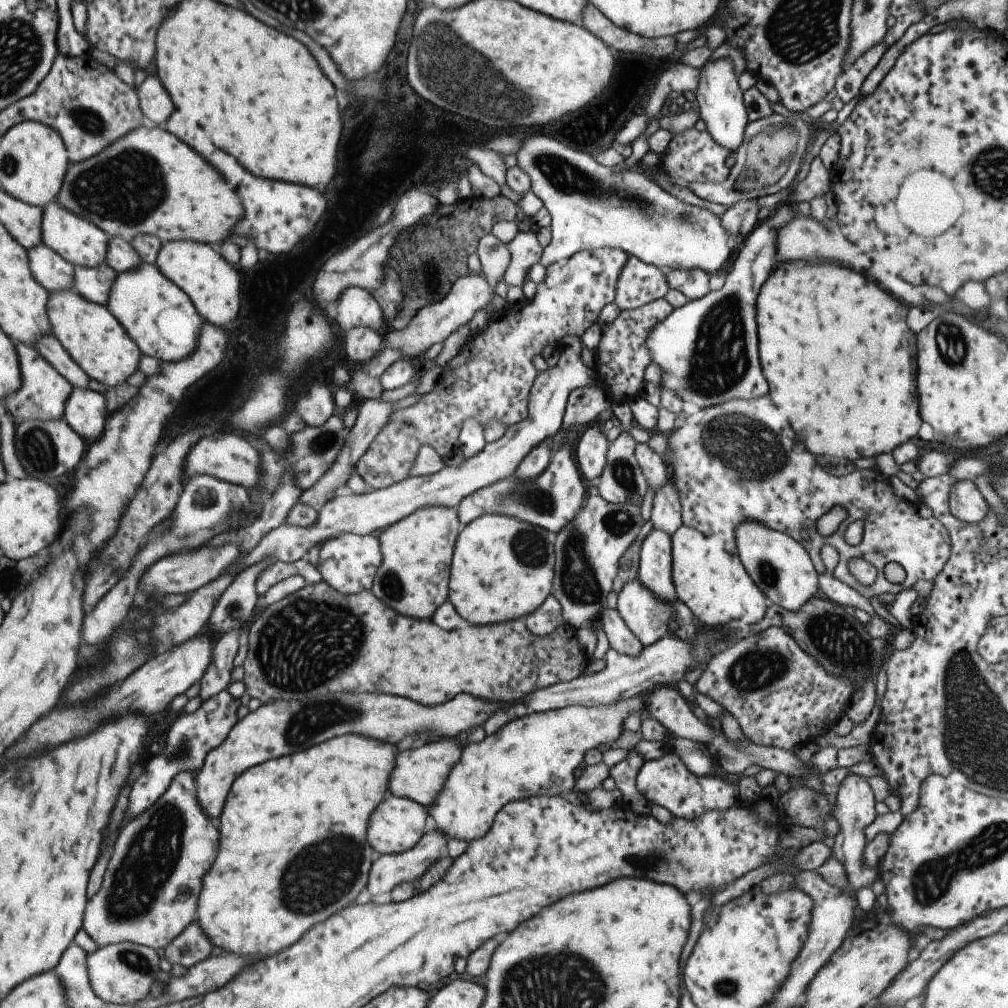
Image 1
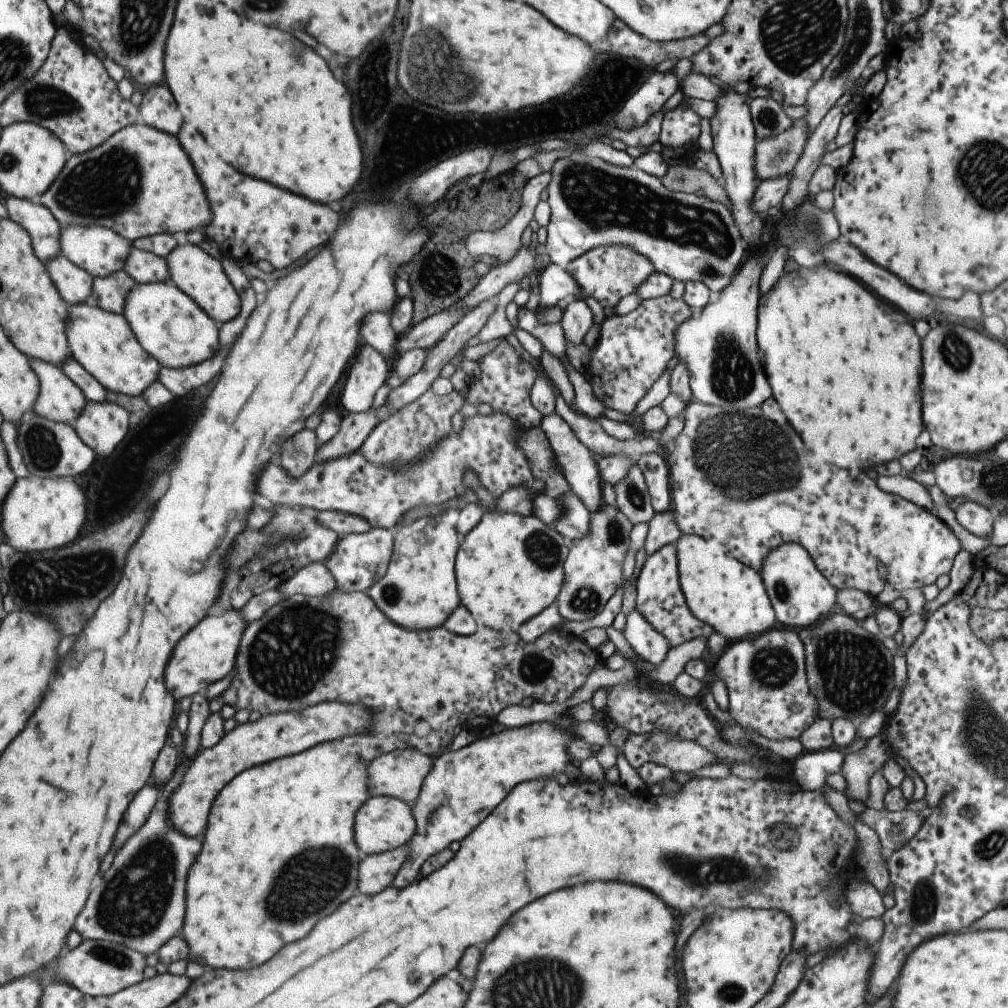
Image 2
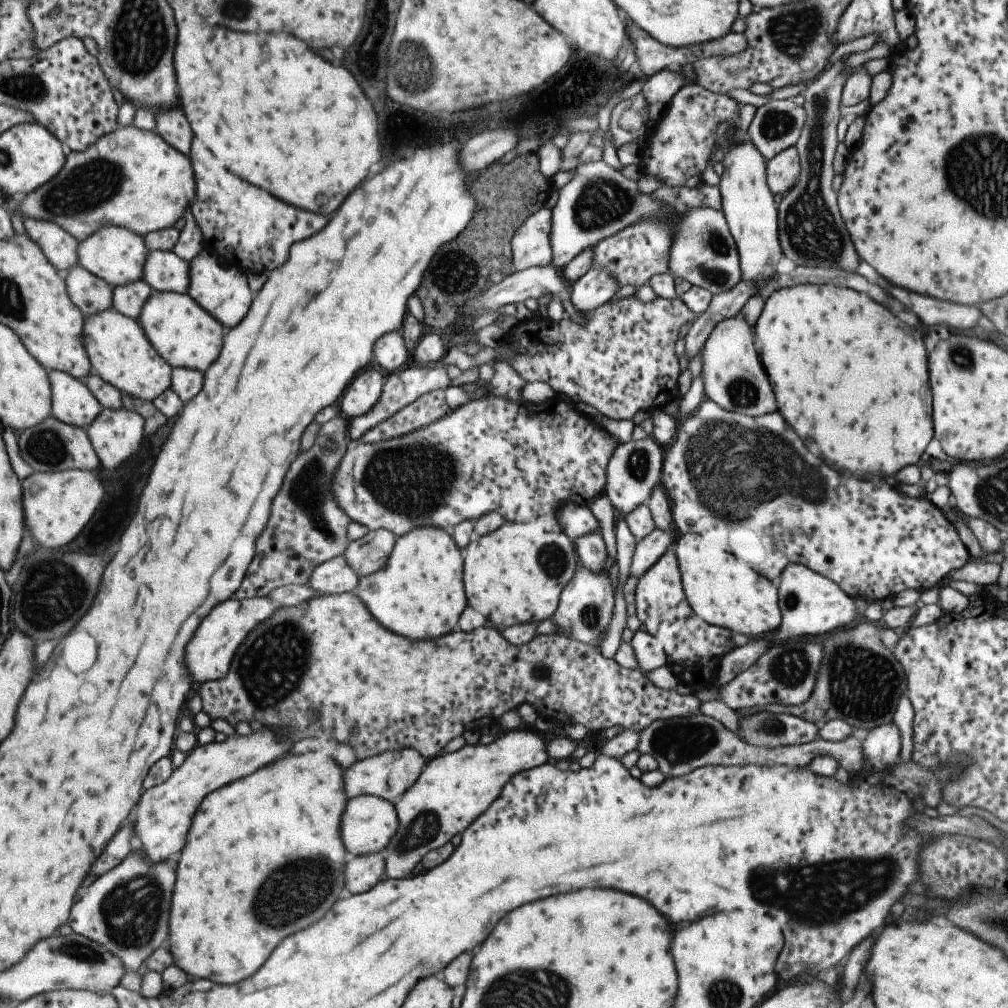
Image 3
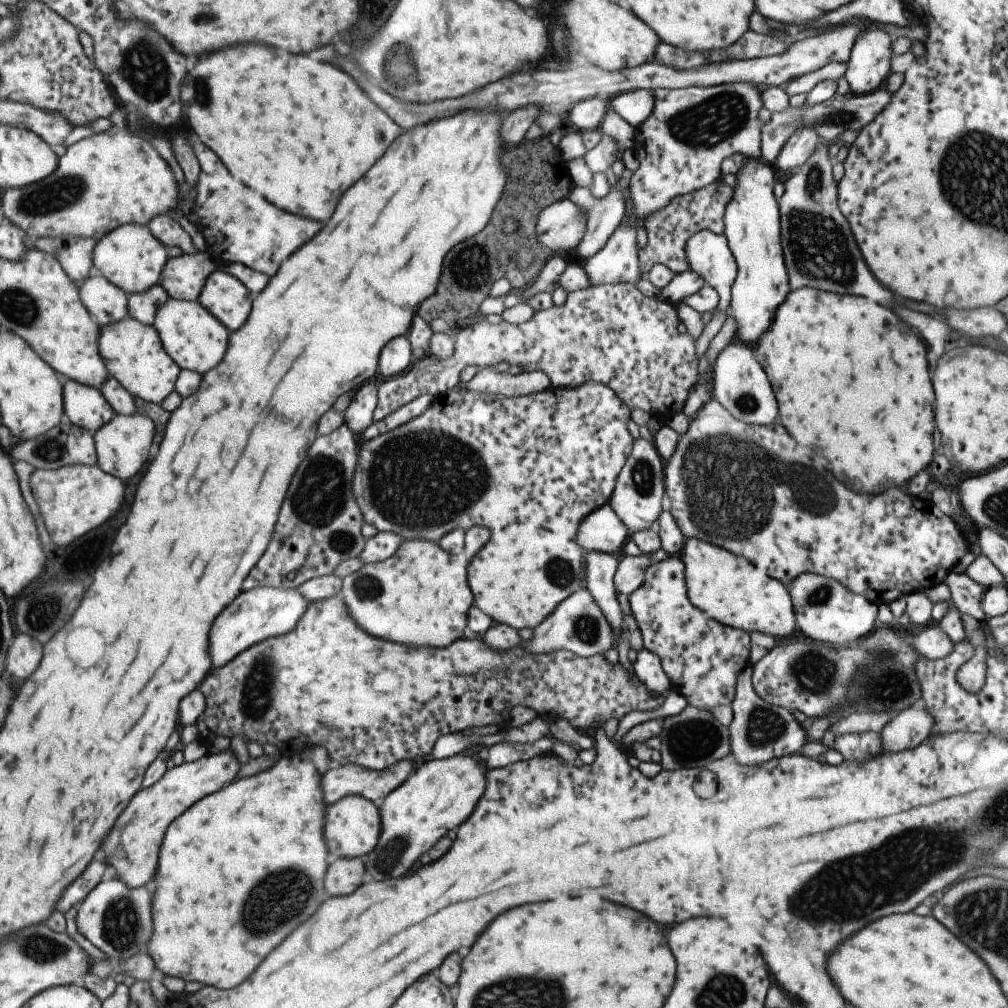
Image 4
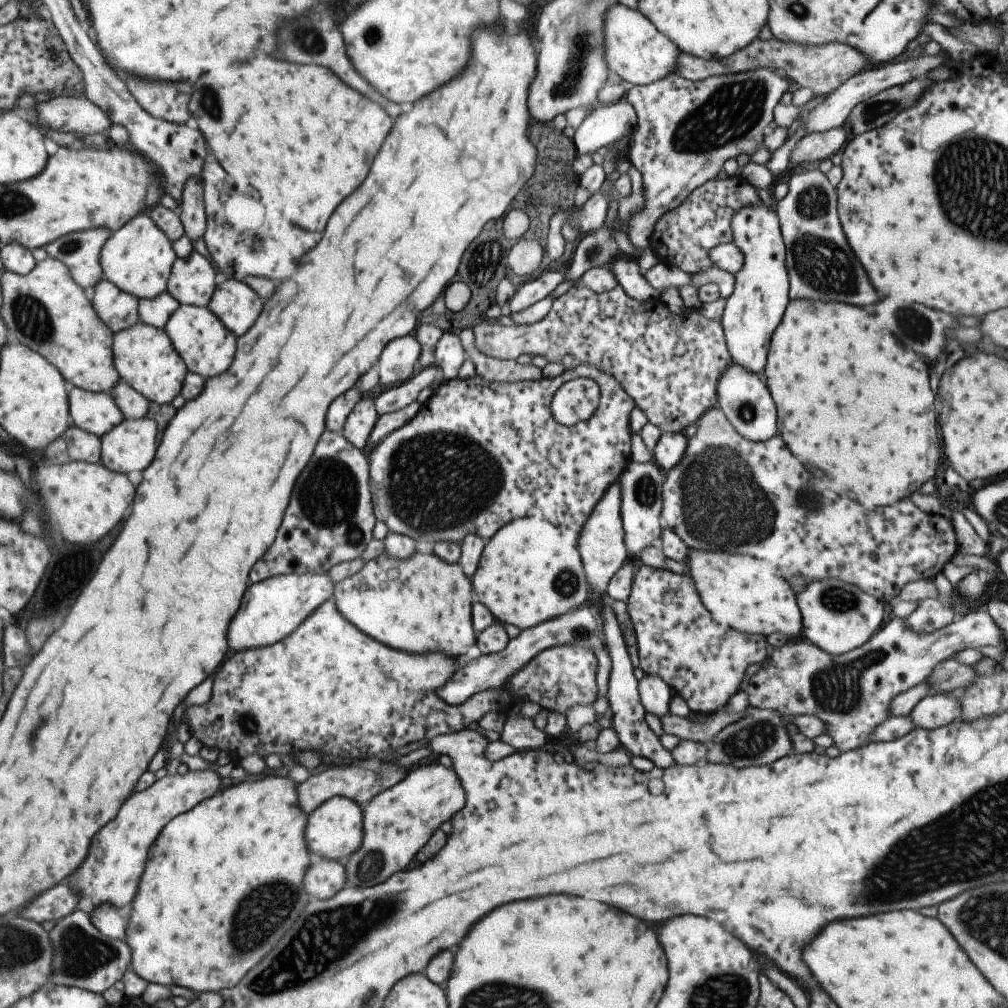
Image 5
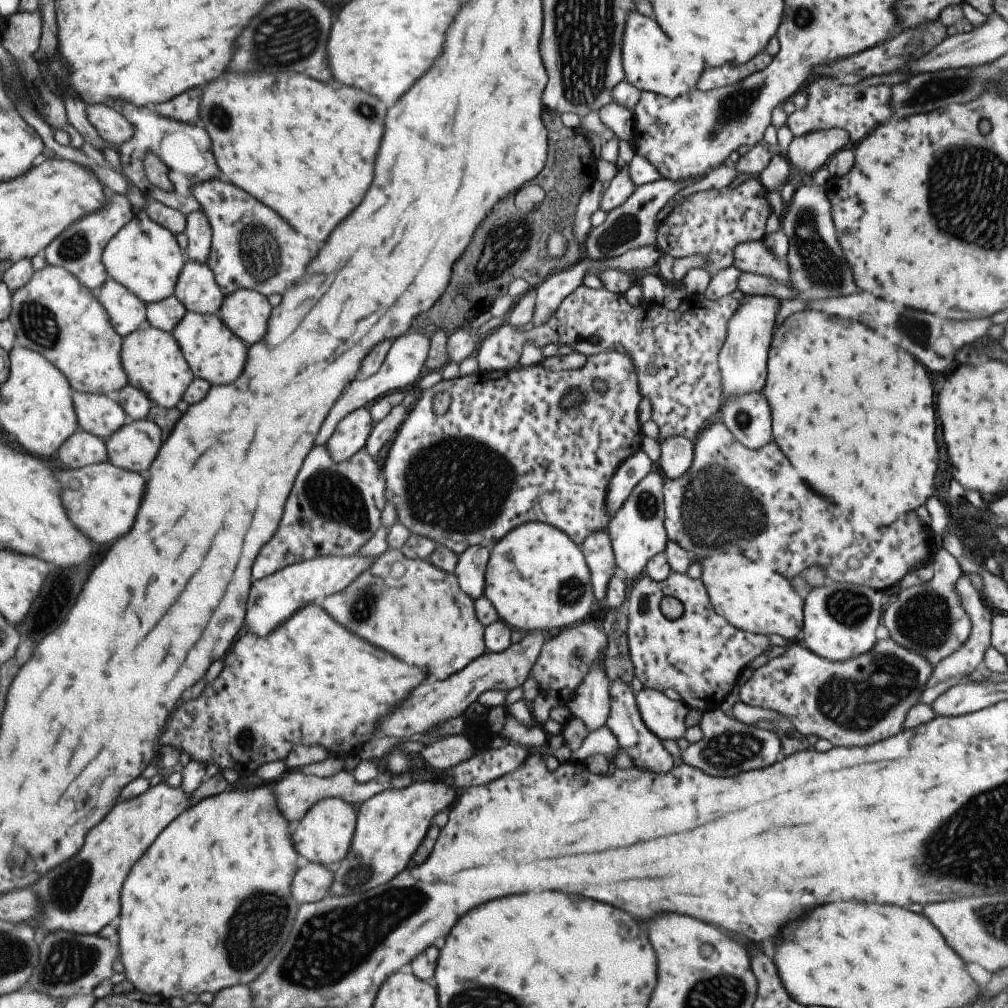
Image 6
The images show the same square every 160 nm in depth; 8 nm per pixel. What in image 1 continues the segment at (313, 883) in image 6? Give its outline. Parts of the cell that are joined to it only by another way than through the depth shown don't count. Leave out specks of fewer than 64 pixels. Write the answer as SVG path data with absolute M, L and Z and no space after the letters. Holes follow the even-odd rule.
M435 828L431 832L427 832L427 834L423 834L418 844L415 844L410 850L400 854L379 856L377 860L372 862L368 871L365 890L371 896L377 896L377 894L387 894L399 882L413 882L413 880L417 880L425 870L428 870L440 858L441 854L445 853L447 841L448 837Z

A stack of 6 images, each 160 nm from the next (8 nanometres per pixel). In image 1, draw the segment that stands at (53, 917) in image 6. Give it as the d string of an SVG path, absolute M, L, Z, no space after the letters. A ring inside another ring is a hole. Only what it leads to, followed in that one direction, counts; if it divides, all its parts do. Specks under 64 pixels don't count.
M327 694L311 700L276 700L266 702L249 713L229 729L219 747L213 748L205 757L200 770L195 772L194 784L197 801L215 826L219 826L219 812L229 792L231 782L249 766L277 758L281 754L293 754L309 748L317 742L339 734L363 734L381 742L397 742L409 734L426 735L430 739L455 739L469 734L473 726L482 726L497 711L512 711L513 701L484 701L470 694L459 694L441 706L419 706L401 696L389 694ZM307 702L307 704L305 704ZM283 730L283 740L281 740Z

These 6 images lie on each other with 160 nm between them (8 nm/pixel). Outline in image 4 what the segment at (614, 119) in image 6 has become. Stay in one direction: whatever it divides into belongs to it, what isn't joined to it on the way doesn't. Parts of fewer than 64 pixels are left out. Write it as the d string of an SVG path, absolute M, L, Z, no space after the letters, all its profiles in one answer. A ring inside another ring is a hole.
M635 90L616 95L606 101L607 106L621 116L621 120L637 130L653 110L653 94L649 90Z

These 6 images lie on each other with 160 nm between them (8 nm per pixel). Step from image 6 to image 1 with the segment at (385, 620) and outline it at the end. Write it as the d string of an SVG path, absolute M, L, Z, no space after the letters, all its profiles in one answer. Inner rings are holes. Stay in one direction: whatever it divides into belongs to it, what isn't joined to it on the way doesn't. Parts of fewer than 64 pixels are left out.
M428 506L414 510L405 518L386 526L376 538L381 562L370 591L385 606L409 618L429 618L445 602L449 565L455 539L462 525L454 507Z

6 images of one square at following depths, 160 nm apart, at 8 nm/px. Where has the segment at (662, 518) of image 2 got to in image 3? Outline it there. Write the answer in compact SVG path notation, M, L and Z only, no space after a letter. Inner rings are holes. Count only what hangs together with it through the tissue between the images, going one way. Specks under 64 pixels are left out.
M655 529L653 532L649 532L643 540L637 541L627 578L633 576L637 580L672 547L675 539L674 531L661 532L661 530Z

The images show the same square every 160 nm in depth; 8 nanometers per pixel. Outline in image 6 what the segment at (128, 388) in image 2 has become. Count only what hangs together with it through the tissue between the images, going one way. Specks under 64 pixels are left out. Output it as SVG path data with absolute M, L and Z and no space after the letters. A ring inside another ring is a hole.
M147 323L135 332L122 337L120 358L129 384L164 409L173 408L182 400L184 390L194 377L173 335L153 328Z

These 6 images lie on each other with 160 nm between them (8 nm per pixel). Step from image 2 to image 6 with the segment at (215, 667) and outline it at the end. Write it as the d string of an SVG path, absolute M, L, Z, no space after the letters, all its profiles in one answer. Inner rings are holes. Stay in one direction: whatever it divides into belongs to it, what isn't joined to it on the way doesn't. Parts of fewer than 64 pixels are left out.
M359 554L348 557L337 555L315 557L276 570L273 574L261 578L259 582L251 584L243 626L256 637L266 637L295 611L311 603L319 604L326 596L343 590L372 560Z

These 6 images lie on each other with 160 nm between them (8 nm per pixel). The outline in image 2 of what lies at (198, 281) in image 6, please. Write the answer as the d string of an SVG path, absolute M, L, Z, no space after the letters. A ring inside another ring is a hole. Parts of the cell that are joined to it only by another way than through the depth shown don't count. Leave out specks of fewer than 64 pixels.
M132 248L130 256L127 257L124 272L139 284L153 282L167 282L169 270L165 258L159 258L151 252Z

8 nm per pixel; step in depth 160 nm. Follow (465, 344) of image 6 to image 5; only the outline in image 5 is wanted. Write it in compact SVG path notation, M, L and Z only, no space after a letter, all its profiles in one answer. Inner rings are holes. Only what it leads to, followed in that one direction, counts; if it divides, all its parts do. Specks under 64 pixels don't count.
M442 333L434 346L434 364L443 373L444 380L457 378L457 370L467 358L456 333Z

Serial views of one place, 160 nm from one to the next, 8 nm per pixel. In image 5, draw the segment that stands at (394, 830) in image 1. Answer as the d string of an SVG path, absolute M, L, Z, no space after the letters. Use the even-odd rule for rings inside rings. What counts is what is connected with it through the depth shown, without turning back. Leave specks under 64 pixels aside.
M334 796L322 802L315 810L308 814L308 819L304 828L304 839L306 847L312 858L326 858L329 860L339 860L339 858L349 857L357 850L362 843L362 809L353 800Z

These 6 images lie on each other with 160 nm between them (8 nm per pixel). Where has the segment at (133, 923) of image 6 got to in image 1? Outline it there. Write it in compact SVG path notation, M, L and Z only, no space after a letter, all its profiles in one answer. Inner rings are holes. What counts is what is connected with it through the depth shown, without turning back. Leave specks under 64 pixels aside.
M349 734L349 736L331 738L327 742L311 746L311 748L301 750L297 754L271 758L271 760L259 764L259 766L253 766L253 768L245 770L239 778L235 778L235 782L231 784L231 790L227 794L223 812L219 816L221 822L219 822L219 850L217 850L217 858L215 858L211 870L203 878L203 886L201 886L196 906L195 922L200 926L200 930L204 935L207 936L211 945L220 947L227 953L243 955L244 957L257 954L267 954L269 956L269 954L275 954L279 948L293 944L313 924L323 922L325 918L335 914L339 908L343 910L345 906L349 906L355 900L355 896L365 886L365 880L368 878L368 871L372 864L371 856L373 856L373 850L366 842L368 821L375 808L388 794L387 778L391 774L393 760L395 760L395 748L391 744L379 742L375 738Z

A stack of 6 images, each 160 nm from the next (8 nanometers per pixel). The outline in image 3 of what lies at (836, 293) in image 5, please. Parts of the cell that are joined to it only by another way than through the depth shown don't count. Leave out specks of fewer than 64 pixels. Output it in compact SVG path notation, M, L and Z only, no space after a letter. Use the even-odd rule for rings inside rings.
M847 55L833 62L817 80L799 92L805 100L802 106L807 116L794 145L800 164L799 176L777 206L779 247L783 257L797 266L829 266L841 270L857 268L855 248L838 212L837 192L831 188L834 151L838 144L836 126L840 119L840 95L845 78L853 74L853 69L843 66L845 58Z

